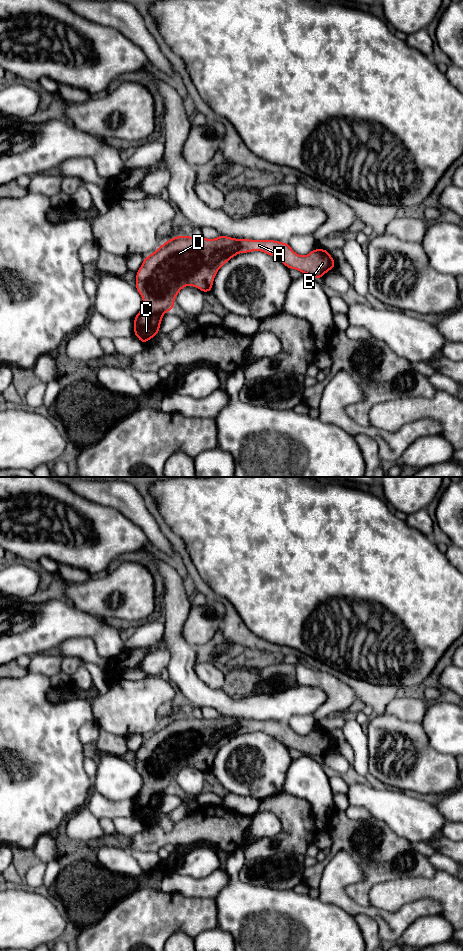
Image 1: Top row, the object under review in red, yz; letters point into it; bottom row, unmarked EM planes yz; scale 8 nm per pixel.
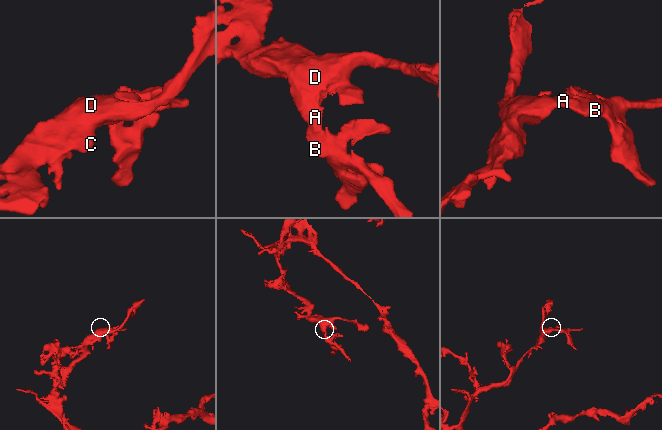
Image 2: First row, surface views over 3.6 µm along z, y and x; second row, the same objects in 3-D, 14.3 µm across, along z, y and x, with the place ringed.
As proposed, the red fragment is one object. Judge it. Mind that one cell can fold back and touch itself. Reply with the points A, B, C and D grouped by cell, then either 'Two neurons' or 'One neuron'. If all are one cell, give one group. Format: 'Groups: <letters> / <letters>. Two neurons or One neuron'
Groups: A B C D. One neuron

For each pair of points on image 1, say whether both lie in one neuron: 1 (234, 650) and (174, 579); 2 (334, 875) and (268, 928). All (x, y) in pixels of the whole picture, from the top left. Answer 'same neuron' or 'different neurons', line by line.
1: different neurons
2: different neurons

